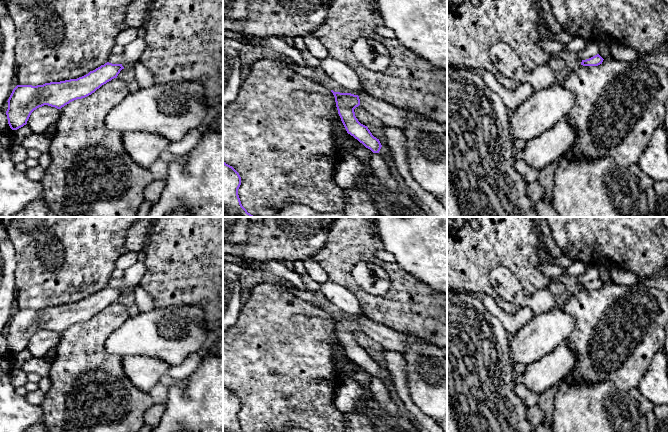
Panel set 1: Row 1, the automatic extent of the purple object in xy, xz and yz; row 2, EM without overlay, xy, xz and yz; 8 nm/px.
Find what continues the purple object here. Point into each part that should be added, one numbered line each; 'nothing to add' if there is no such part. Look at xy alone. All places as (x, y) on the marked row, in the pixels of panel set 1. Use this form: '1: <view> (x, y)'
nothing to add

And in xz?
1: xz (389, 115)
2: xz (385, 152)

